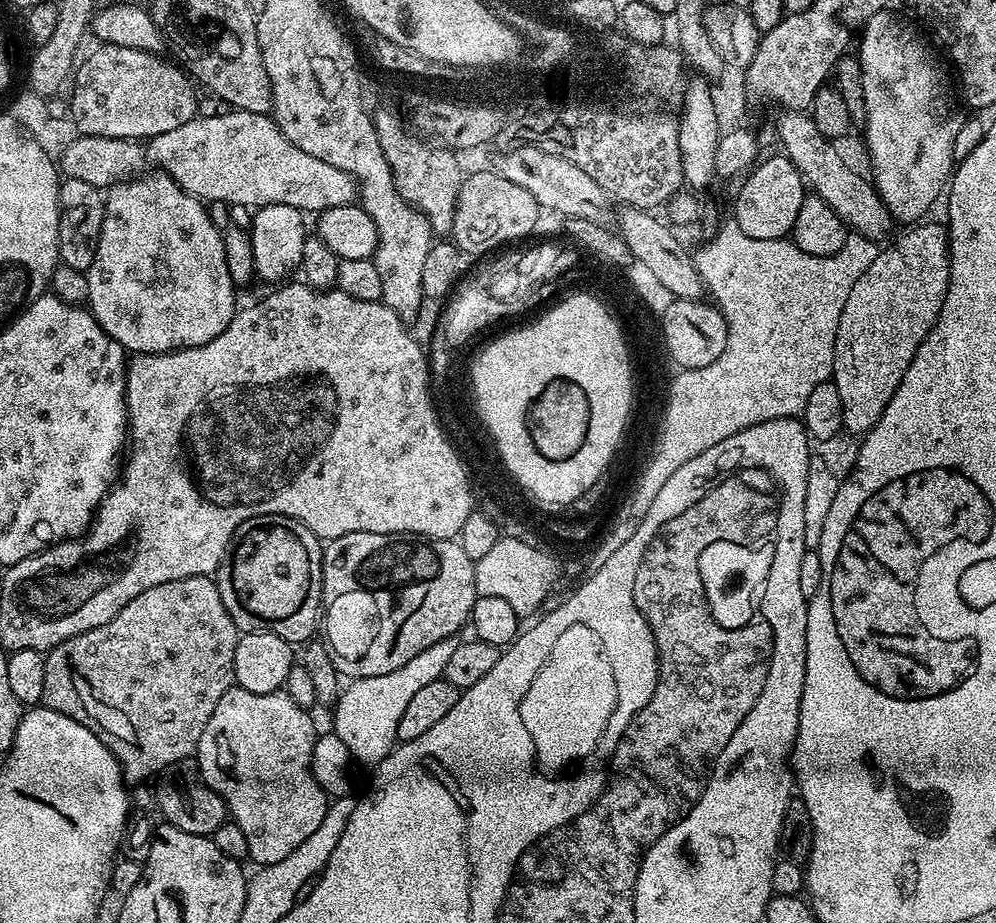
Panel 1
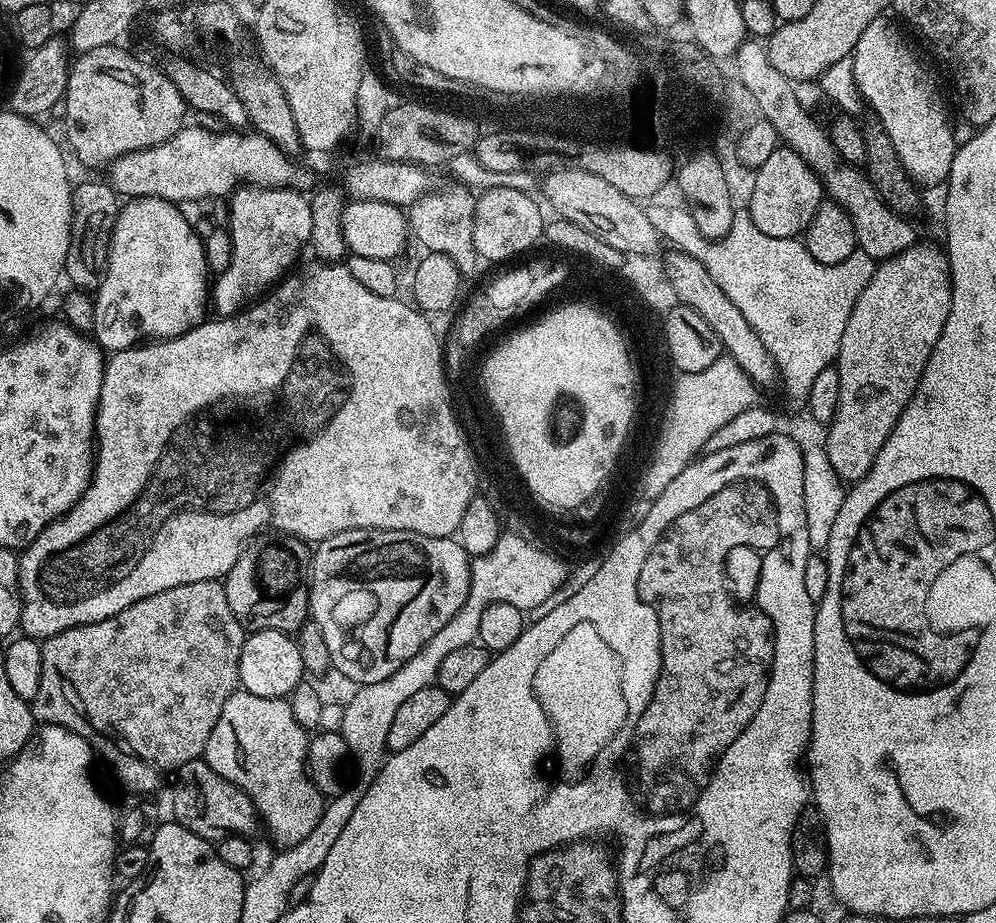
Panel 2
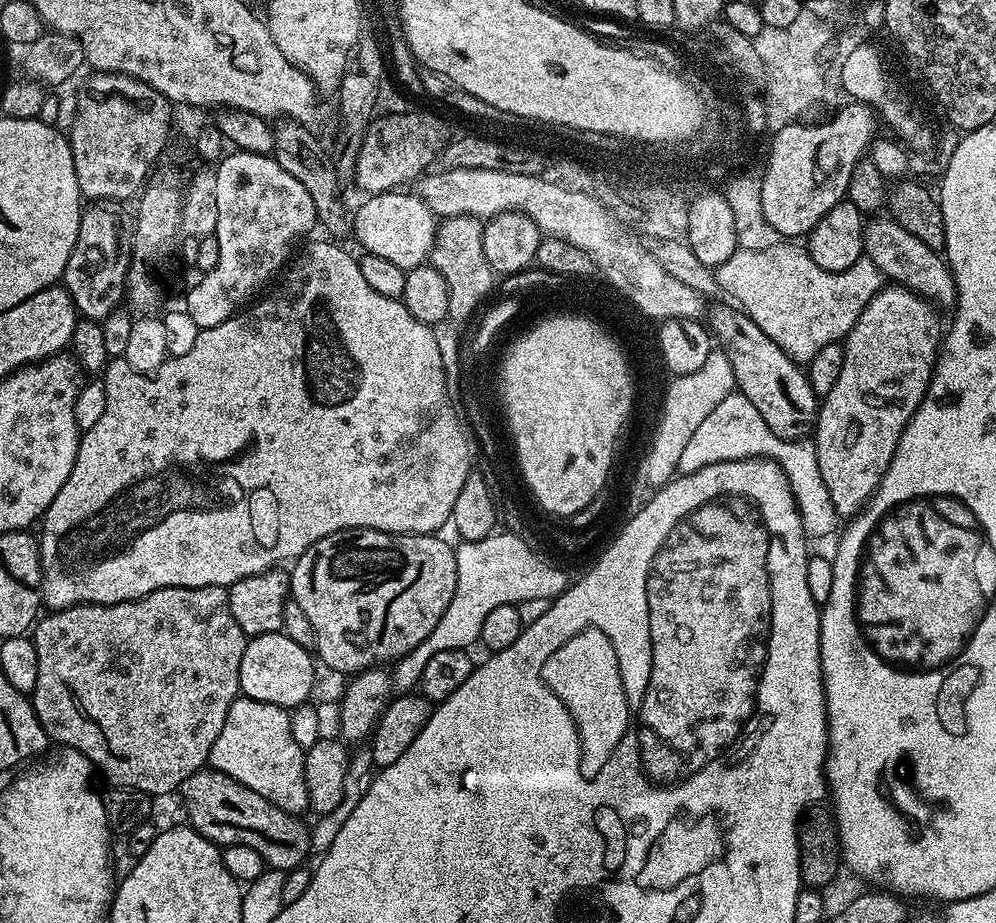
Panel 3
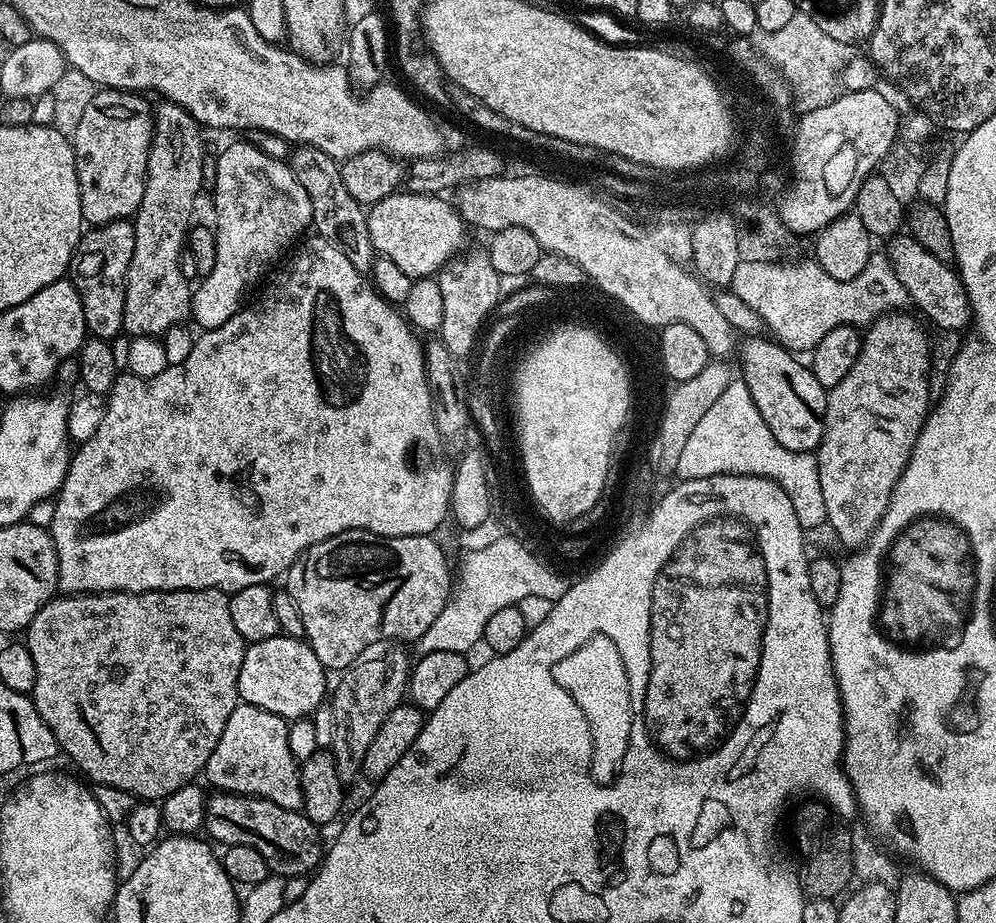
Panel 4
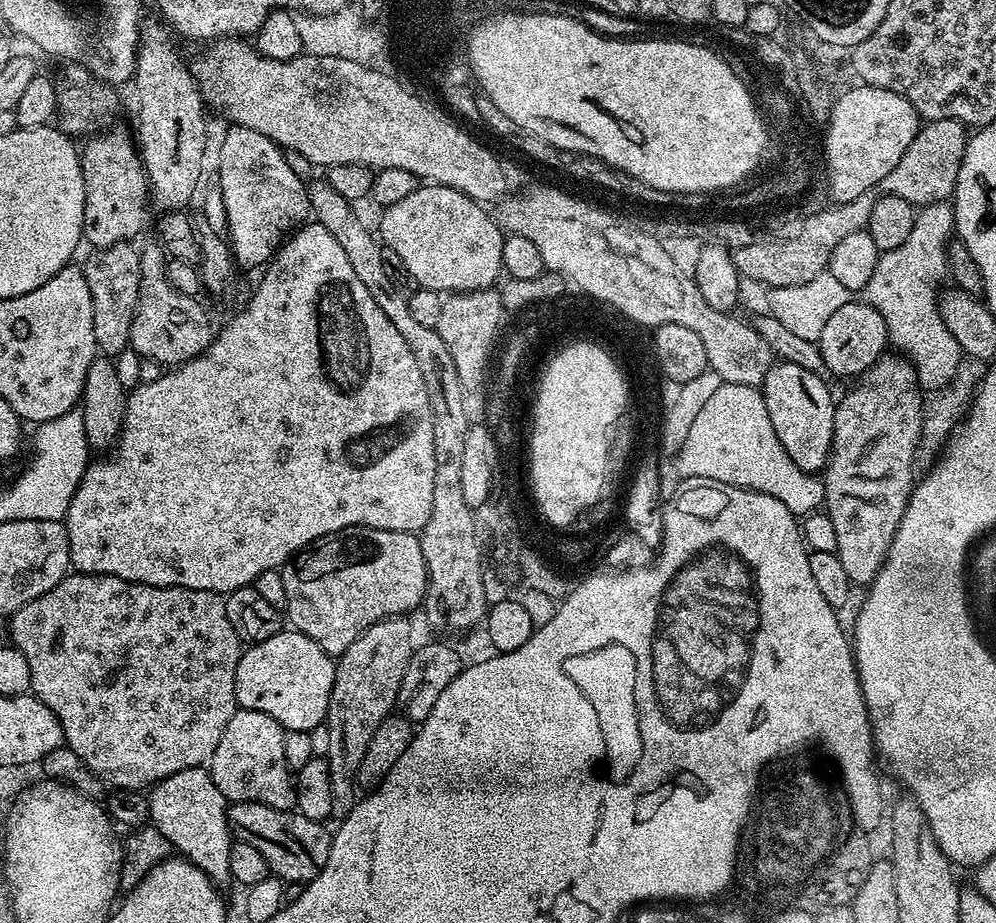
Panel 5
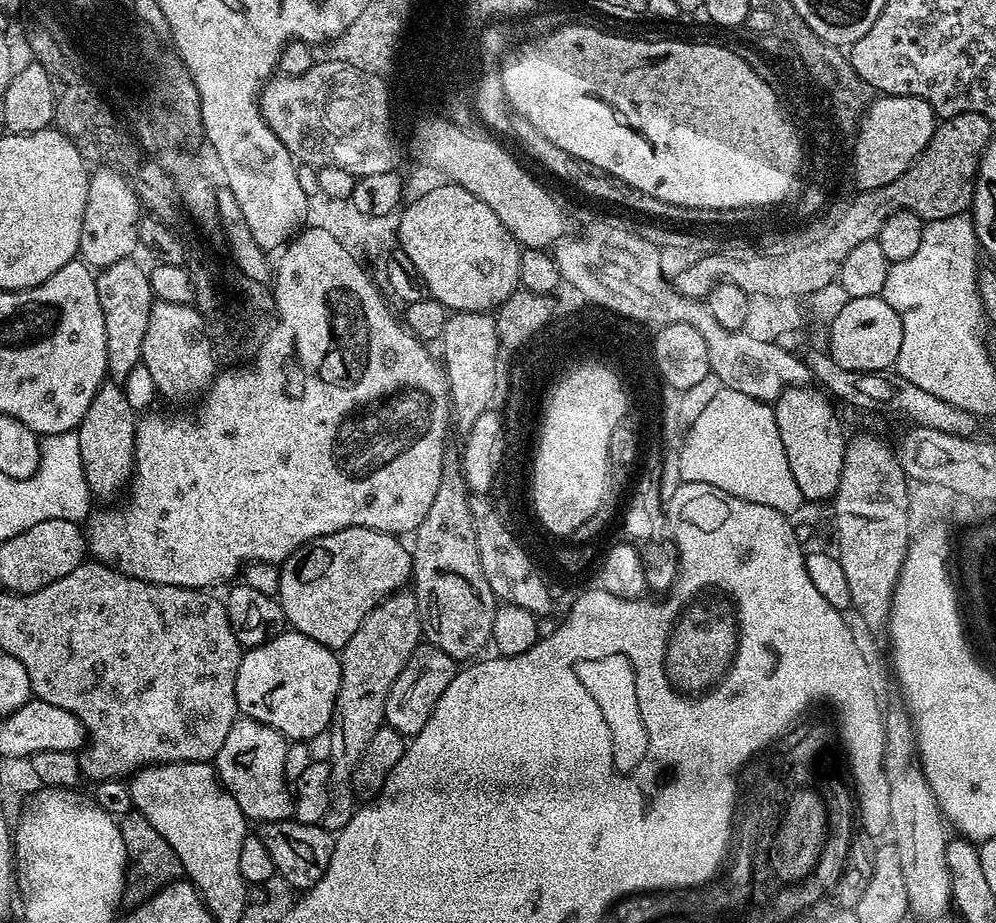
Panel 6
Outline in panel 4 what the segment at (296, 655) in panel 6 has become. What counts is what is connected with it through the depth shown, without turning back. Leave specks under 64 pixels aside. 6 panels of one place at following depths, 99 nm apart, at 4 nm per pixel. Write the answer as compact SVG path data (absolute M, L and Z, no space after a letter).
M277 634L245 647L242 670L238 674L240 700L270 710L270 714L278 714L289 722L303 720L311 717L323 700L325 703L330 680L328 684L324 676L327 676L326 669L318 662L318 654L303 639Z

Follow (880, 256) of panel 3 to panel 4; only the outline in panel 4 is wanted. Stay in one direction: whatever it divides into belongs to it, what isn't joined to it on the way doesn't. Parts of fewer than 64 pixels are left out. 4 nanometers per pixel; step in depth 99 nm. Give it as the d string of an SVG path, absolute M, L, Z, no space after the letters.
M898 234L889 241L886 255L898 274L899 281L911 303L915 303L921 312L942 330L954 332L971 325L974 313L966 294L965 286L956 270L947 262L940 261L930 254L910 234Z

